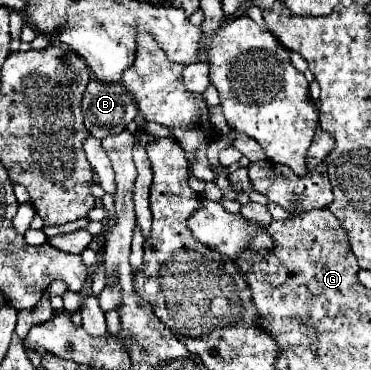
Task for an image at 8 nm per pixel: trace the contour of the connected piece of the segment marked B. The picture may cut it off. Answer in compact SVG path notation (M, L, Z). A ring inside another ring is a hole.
M90 80L88 88L84 92L84 98L82 98L82 114L84 114L84 122L88 128L90 126L116 128L116 126L128 126L136 118L138 108L136 108L134 98L124 90L124 86L120 82L106 84L106 82Z

